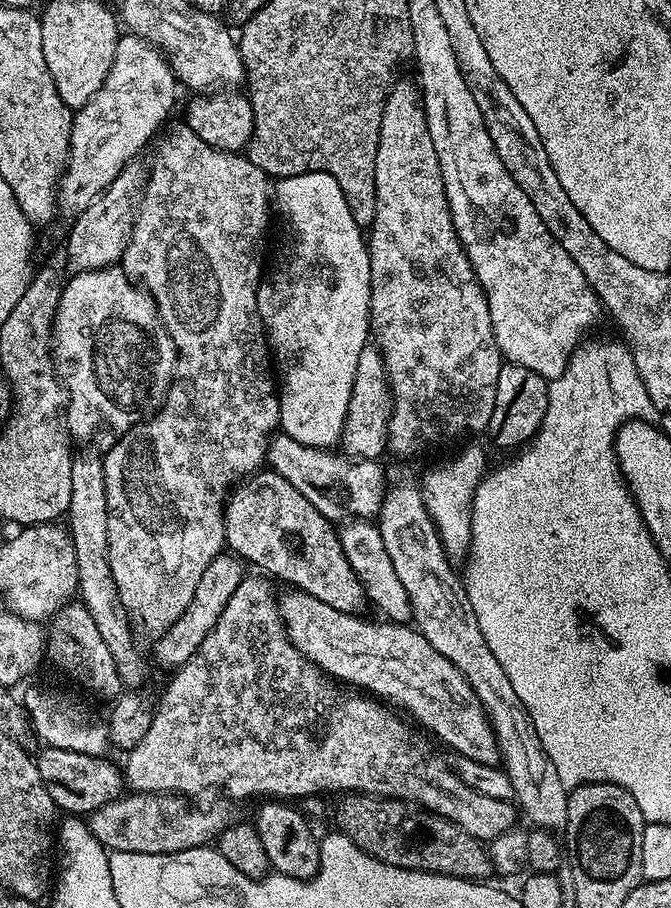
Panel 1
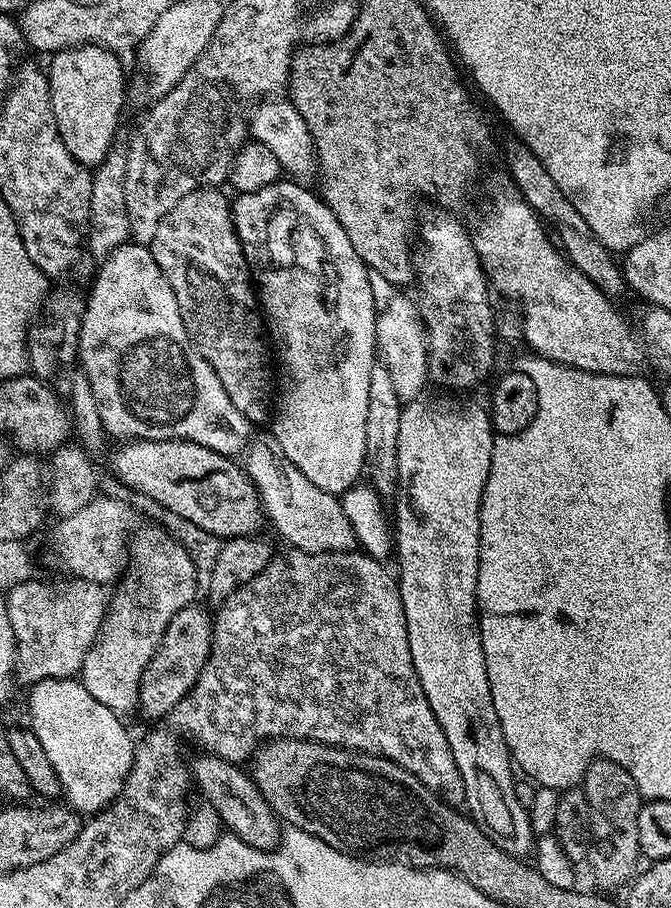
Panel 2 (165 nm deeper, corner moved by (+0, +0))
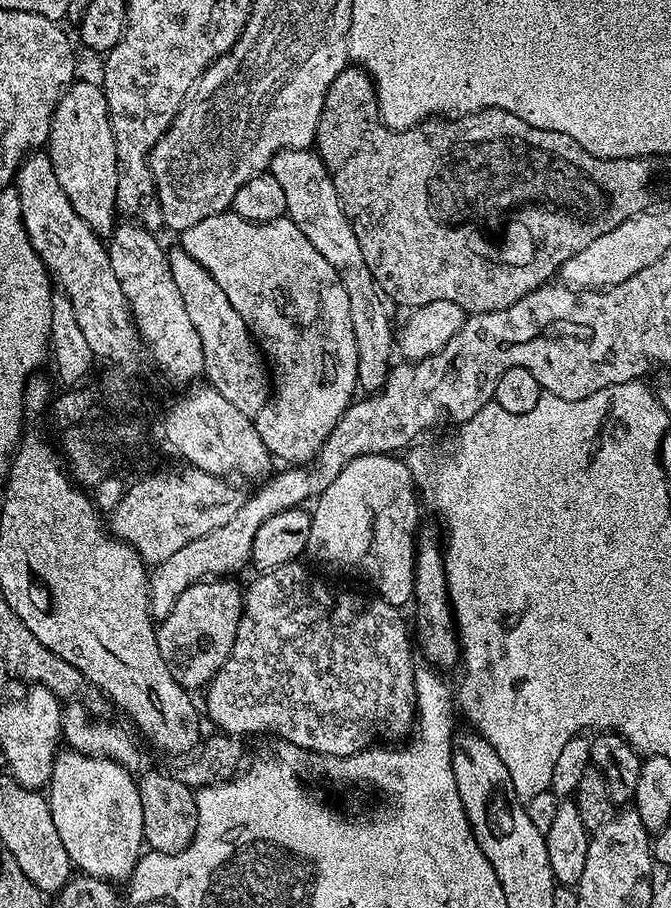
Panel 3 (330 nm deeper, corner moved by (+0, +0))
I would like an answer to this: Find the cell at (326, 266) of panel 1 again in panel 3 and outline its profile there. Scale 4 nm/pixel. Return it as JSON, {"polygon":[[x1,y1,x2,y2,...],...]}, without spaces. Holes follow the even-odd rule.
{"polygon":[[234,211,219,212,190,226,178,242,222,286,222,294,242,314,270,365,270,399,254,417,258,438,277,461,285,460,288,466,307,465,358,392,358,346,354,346,354,326,350,326,350,298,346,298,334,266,310,246,310,238,289,218,255,224]]}

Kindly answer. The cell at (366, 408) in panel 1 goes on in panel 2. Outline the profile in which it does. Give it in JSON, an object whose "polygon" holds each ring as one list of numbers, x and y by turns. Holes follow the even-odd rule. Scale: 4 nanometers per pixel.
{"polygon":[[392,296,388,305,379,309,376,318,376,347,379,359,394,378,394,391,402,402,418,398,425,391,428,378,428,329,415,299]]}

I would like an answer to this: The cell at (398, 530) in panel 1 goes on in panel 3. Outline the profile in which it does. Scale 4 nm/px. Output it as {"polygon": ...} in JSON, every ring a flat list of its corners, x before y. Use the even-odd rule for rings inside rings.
{"polygon":[[284,149,271,159,268,170,285,191,287,217,298,230,302,230,302,234,306,234,306,238,310,238,310,246,334,266,346,290,346,298,350,298,350,326,354,326,354,346,358,346,356,382,361,393,375,394,388,381,393,363,394,324,392,328,392,320,384,309,385,297,370,274,370,266,366,266,366,258,362,258,358,238,354,238,354,230,350,230,350,222,342,210,328,167,314,150]]}

